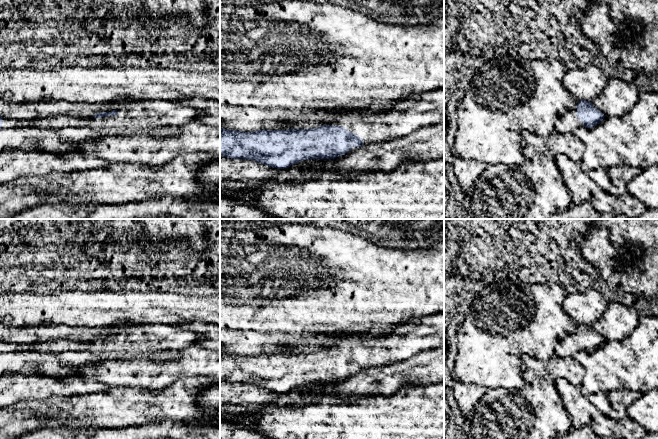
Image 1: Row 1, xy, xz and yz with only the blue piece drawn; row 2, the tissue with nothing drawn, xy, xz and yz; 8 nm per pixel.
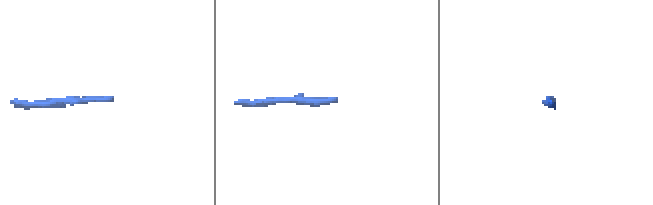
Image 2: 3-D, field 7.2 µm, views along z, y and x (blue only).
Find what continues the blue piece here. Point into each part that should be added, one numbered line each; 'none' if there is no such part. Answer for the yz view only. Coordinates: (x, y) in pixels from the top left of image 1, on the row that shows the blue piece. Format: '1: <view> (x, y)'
1: yz (567, 123)

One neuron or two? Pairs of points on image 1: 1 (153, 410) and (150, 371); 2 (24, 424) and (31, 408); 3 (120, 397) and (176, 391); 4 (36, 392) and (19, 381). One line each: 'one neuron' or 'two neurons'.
1: two neurons
2: two neurons
3: one neuron
4: one neuron

